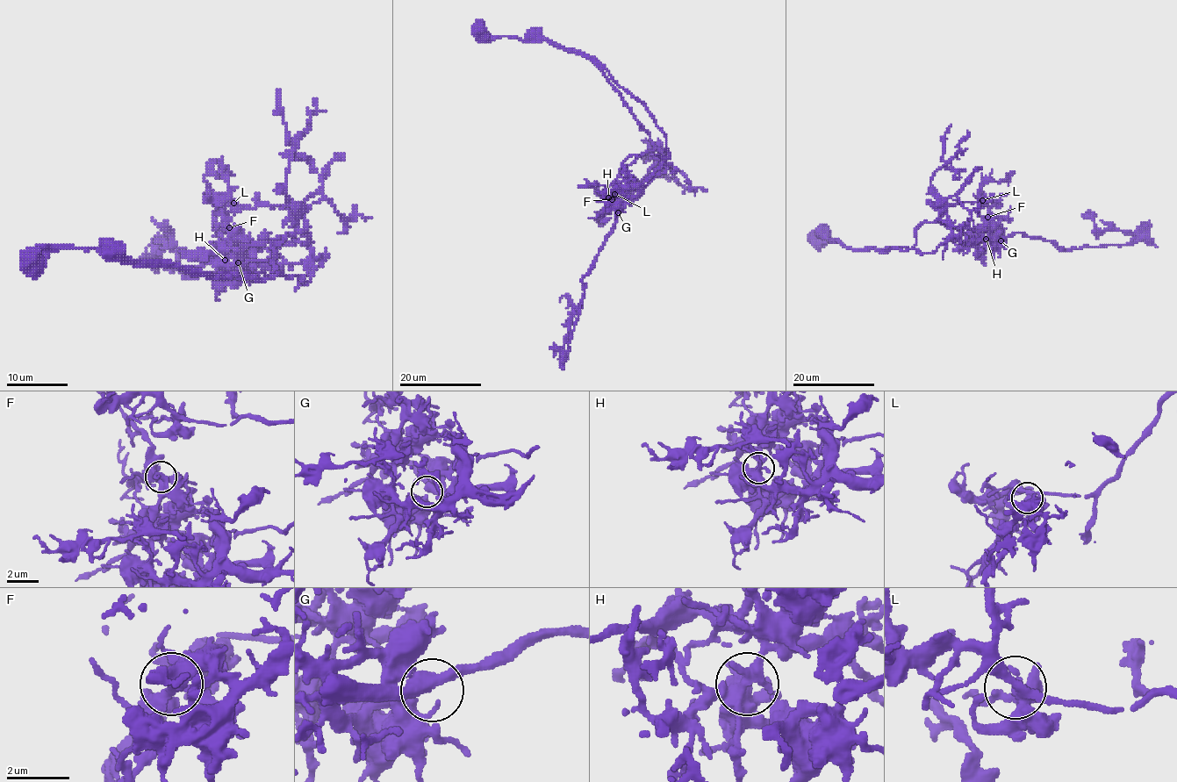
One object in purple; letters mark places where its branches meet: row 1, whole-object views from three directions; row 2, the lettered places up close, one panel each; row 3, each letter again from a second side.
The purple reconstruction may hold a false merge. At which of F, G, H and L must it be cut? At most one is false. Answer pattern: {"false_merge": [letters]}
{"false_merge": ["H"]}

